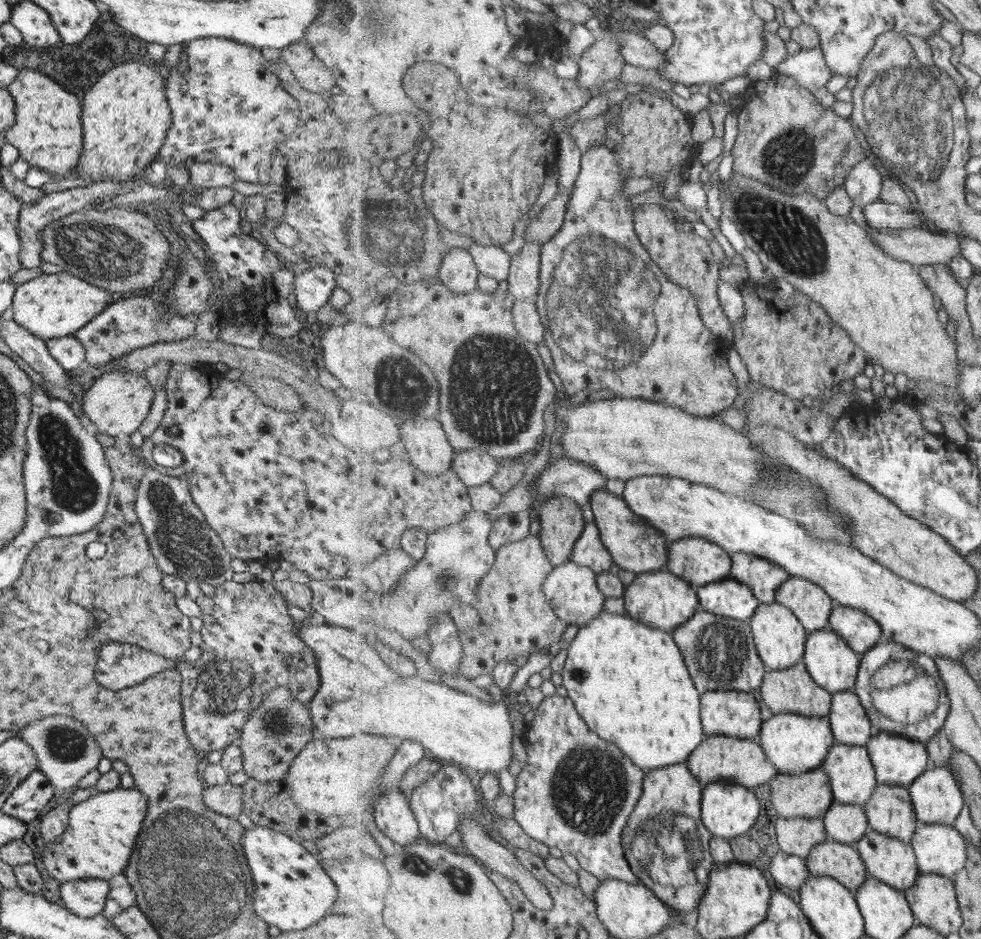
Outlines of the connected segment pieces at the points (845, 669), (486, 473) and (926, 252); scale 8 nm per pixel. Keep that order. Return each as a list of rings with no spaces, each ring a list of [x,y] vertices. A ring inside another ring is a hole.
[[[833,630],[818,631],[808,636],[803,663],[816,683],[828,692],[835,694],[853,690],[856,687],[861,660],[860,654],[849,647],[849,644]]]
[[[479,449],[455,450],[451,462],[451,469],[469,488],[489,483],[499,467],[499,459]]]
[[[867,226],[867,232],[874,236],[876,243],[883,247],[886,253],[896,257],[902,261],[909,261],[918,267],[924,265],[936,265],[943,263],[949,264],[953,258],[962,254],[962,240],[958,235],[952,233],[945,233],[945,235],[934,233],[929,229],[922,230],[920,228],[900,229],[895,231],[893,229],[887,231],[875,231]]]

